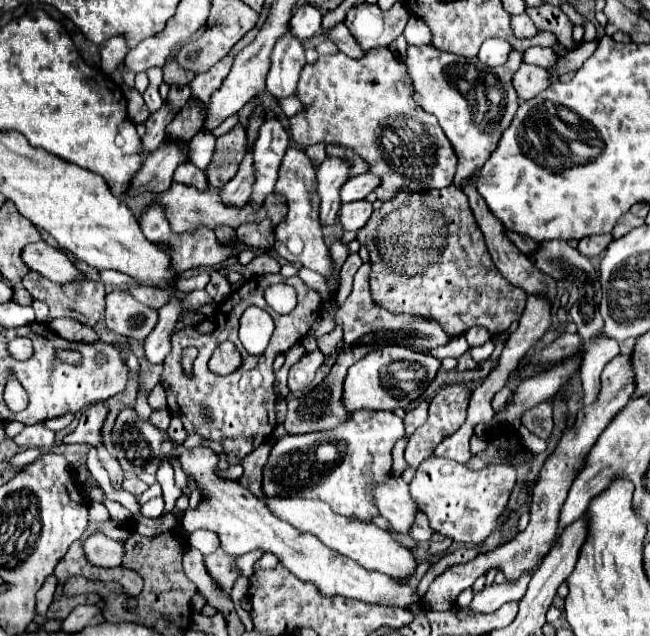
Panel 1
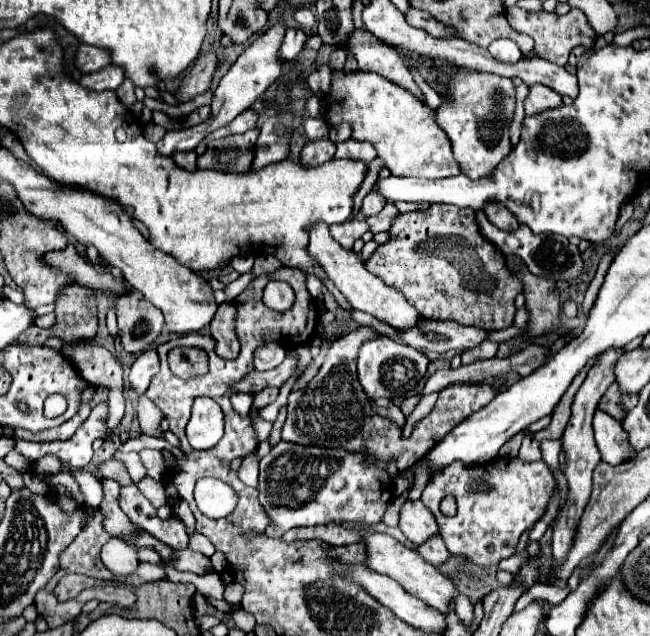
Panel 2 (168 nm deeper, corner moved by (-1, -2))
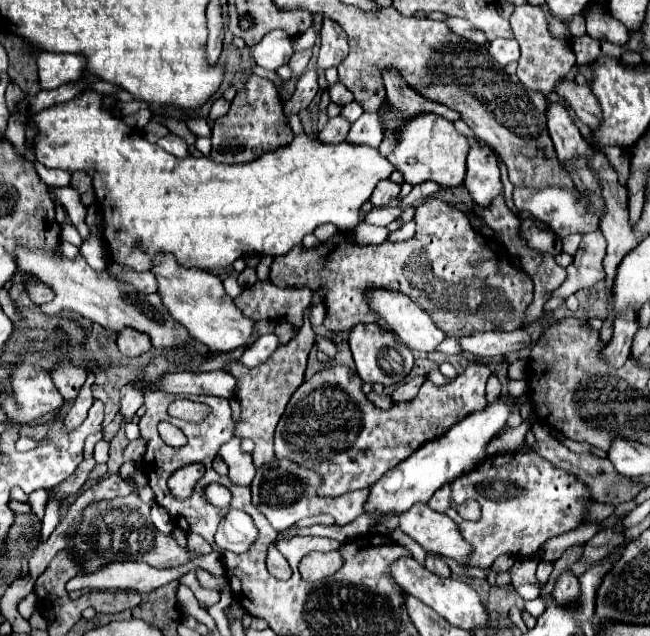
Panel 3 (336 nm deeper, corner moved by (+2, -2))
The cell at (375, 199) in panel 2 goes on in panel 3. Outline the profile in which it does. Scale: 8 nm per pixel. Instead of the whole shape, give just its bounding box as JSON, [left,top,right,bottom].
[370,179,400,207]

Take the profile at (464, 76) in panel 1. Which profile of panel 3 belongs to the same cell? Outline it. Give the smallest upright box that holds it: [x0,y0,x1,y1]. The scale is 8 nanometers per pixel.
[464,137,502,207]

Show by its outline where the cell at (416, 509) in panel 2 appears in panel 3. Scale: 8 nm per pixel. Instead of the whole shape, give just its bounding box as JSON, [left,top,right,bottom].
[400,505,470,565]

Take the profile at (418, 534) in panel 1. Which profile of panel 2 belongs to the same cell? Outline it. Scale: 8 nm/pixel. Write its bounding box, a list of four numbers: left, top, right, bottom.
[417,537,449,567]

